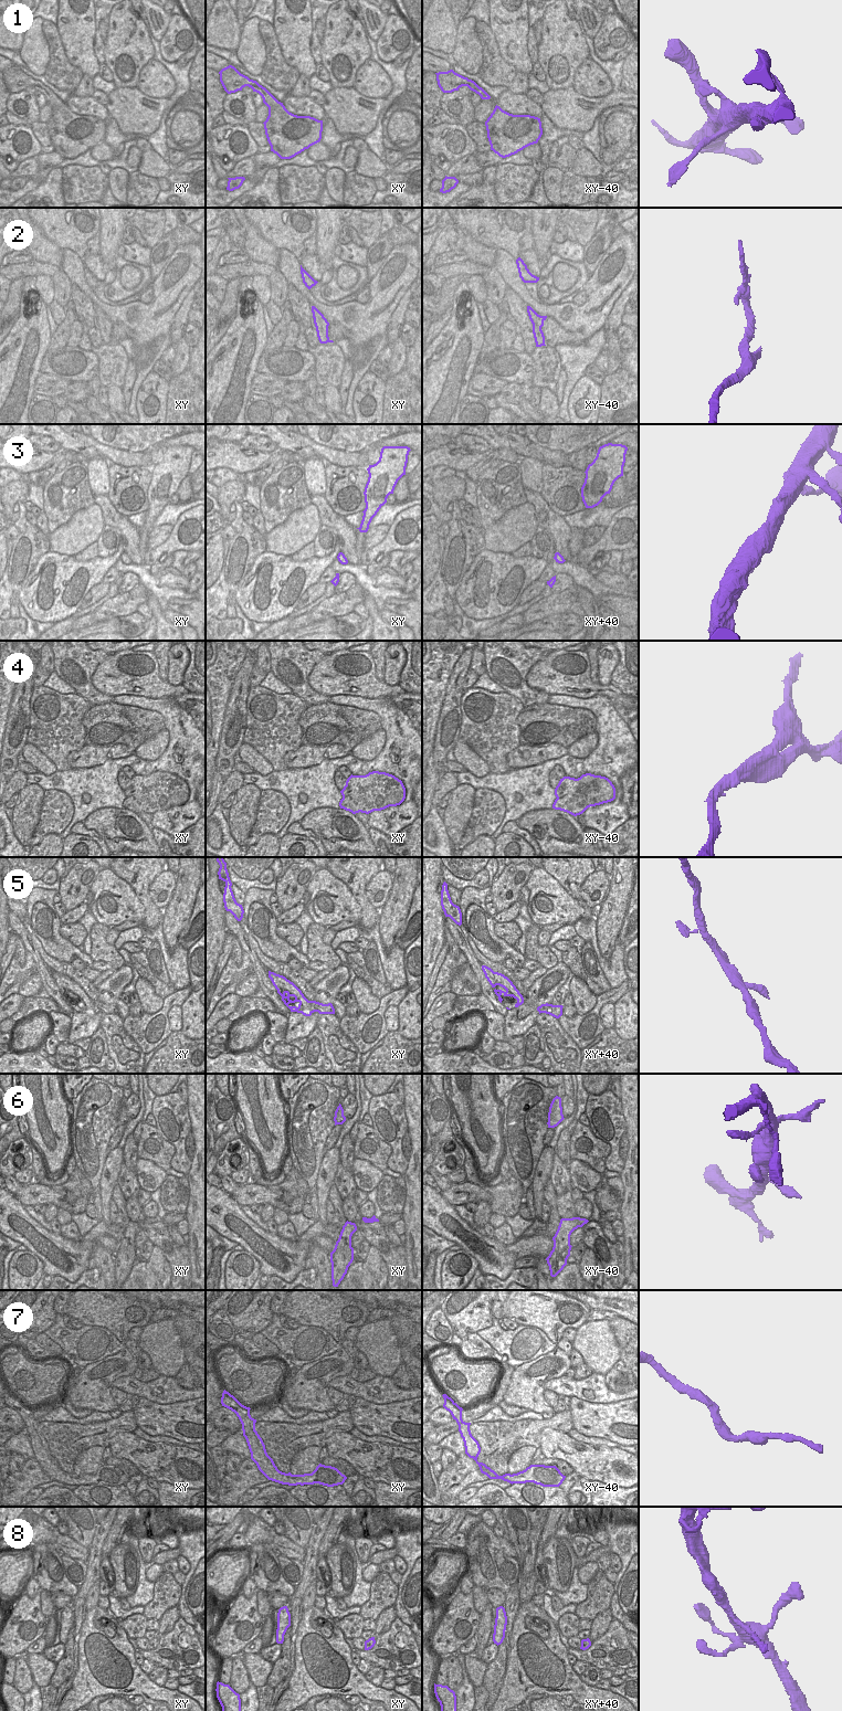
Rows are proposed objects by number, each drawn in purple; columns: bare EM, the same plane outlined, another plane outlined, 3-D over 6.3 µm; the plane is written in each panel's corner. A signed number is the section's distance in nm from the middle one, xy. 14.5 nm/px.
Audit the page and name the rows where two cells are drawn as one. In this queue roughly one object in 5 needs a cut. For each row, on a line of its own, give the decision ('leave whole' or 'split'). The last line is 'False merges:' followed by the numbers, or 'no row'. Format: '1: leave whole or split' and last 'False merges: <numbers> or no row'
1: leave whole
2: leave whole
3: leave whole
4: split
5: leave whole
6: leave whole
7: leave whole
8: leave whole
False merges: 4

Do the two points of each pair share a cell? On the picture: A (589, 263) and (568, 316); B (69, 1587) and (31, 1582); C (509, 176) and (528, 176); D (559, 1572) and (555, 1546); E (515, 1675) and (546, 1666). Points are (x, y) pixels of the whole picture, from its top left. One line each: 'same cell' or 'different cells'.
A: different cells
B: different cells
C: same cell
D: same cell
E: same cell

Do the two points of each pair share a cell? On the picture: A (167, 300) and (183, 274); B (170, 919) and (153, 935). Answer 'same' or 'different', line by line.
A: same
B: different

